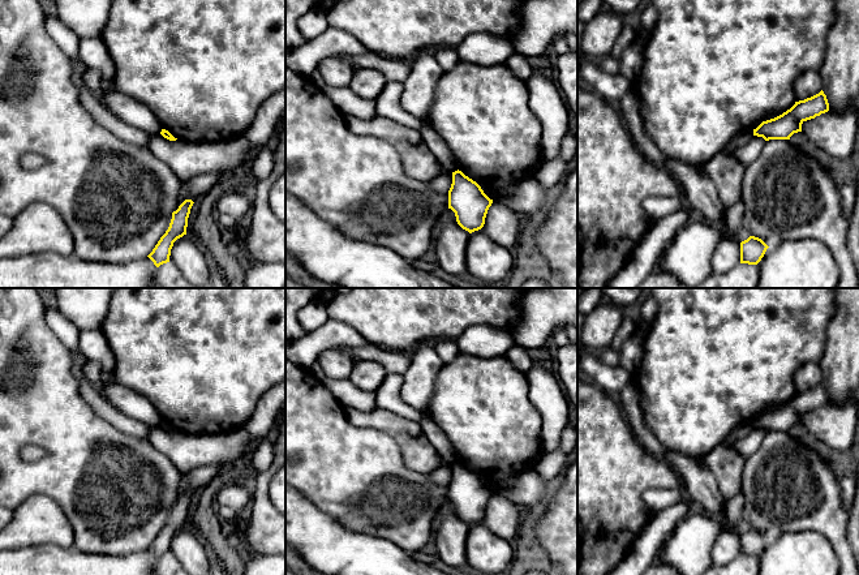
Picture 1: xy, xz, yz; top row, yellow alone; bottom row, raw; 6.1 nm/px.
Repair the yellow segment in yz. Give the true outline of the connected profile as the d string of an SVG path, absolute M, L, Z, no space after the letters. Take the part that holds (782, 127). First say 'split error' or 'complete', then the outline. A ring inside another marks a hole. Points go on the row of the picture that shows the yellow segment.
complete; M821 90L819 94L795 104L782 115L763 121L753 136L769 140L790 140L794 133L802 132L802 124L829 111L826 95Z

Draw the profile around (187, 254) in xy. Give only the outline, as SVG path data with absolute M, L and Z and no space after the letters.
M184 235L173 243L169 262L172 262L192 284L207 288L210 267L203 249L189 236Z

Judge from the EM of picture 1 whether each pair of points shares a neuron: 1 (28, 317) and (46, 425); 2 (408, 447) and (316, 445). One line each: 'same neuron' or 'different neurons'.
1: same neuron
2: different neurons

